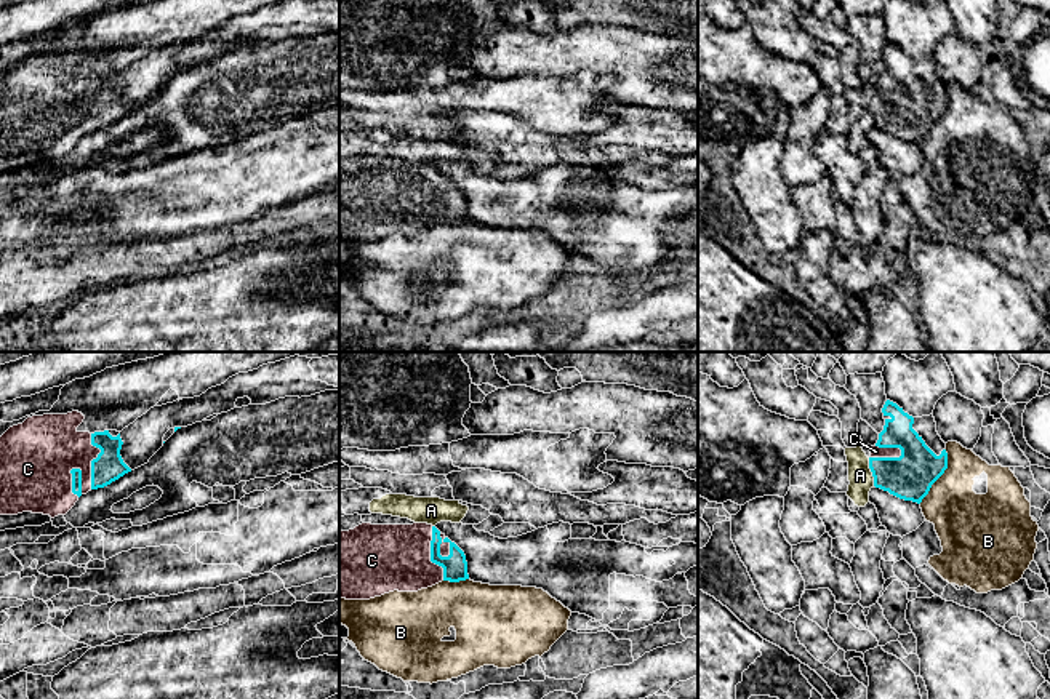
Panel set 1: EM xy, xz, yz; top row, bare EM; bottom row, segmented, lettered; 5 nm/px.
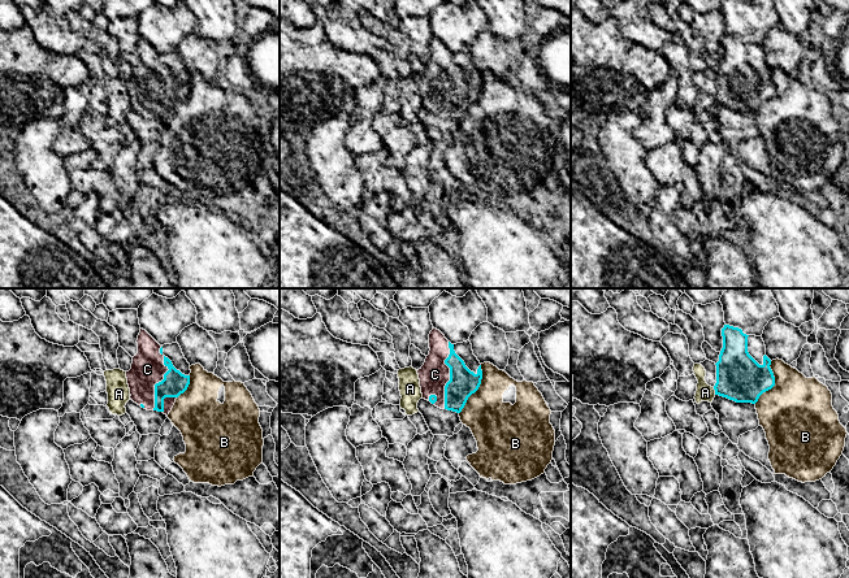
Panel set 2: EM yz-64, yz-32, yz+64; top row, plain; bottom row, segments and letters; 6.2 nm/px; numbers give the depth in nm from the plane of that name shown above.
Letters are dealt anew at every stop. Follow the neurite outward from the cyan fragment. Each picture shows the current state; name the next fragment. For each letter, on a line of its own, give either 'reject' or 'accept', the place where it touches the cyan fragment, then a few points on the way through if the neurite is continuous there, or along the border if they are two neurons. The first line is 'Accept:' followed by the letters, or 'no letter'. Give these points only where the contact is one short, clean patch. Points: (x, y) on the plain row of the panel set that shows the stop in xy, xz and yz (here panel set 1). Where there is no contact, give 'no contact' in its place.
Accept: C
A: reject | yz (871, 112) | along yz (868, 99), (874, 127)
B: reject | yz (940, 117)
C: accept | xy (72, 125)

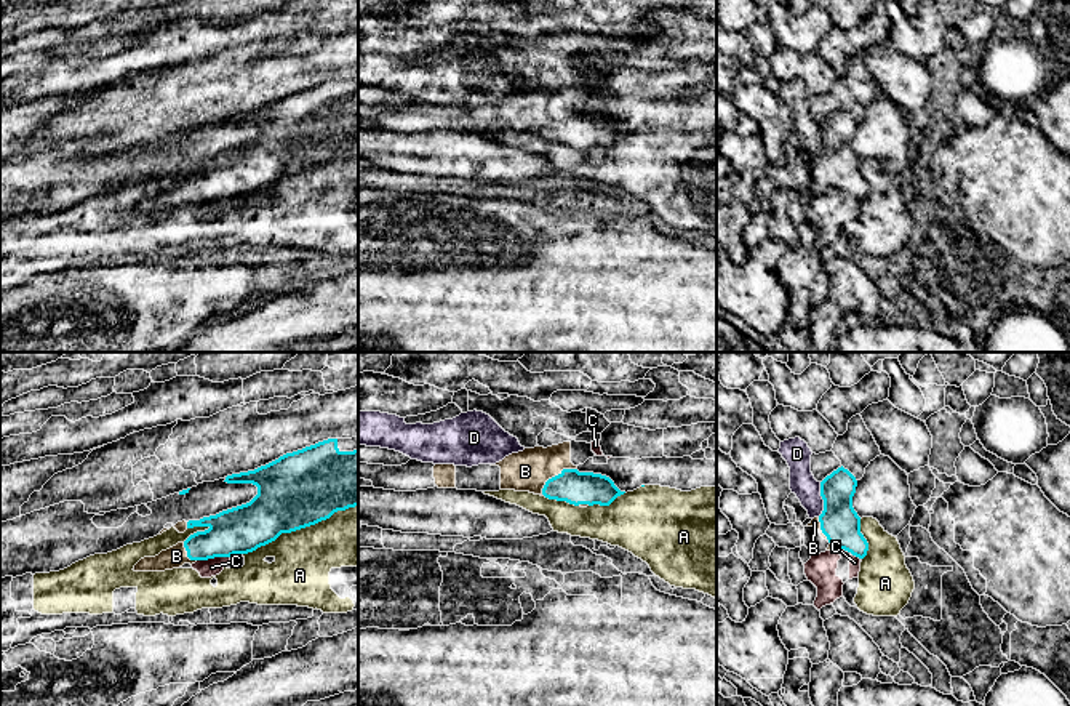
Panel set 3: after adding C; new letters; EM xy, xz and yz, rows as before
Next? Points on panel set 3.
Accept: B
A: reject | xy (299, 170)
B: accept | xz (555, 117) | across xz (574, 128), (555, 117), (547, 112), (525, 112)
C: reject | xy (213, 199) | along xy (229, 197), (197, 202)
D: reject | yz (822, 140)

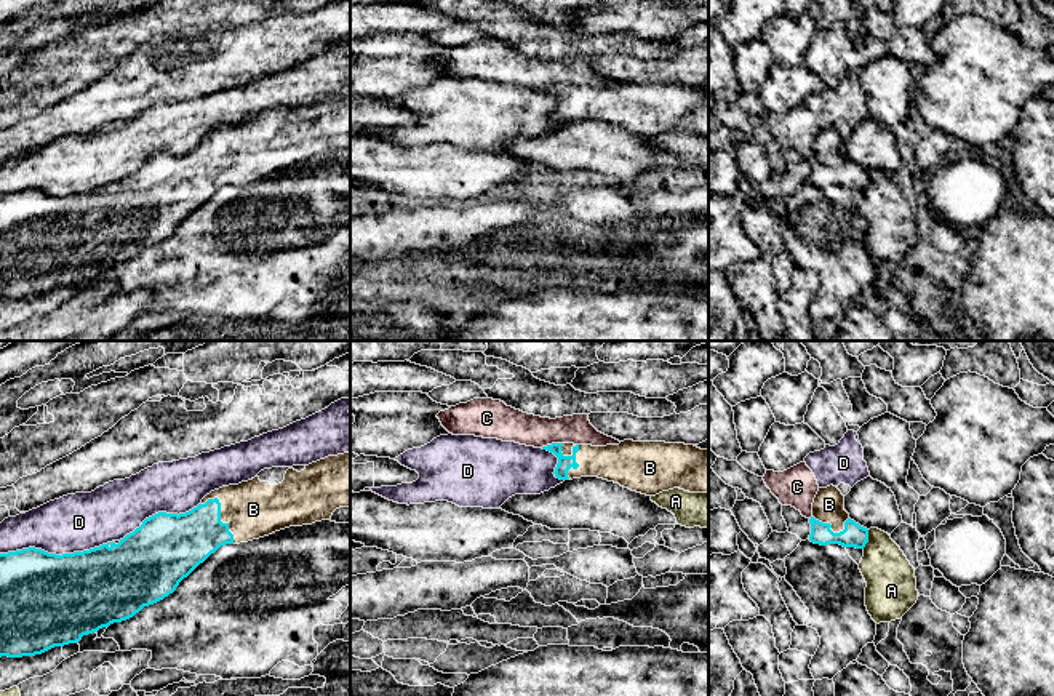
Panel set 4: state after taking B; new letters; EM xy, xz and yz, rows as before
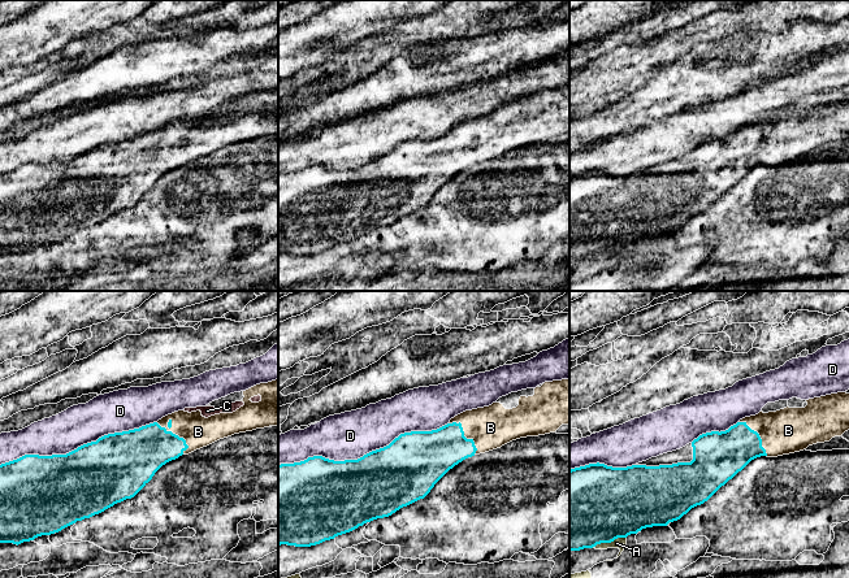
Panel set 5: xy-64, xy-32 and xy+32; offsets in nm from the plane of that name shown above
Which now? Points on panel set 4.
Accept: B
A: reject | yz (867, 181)
B: accept | xz (574, 101) | across xz (565, 104), (574, 101), (624, 104)
C: reject | xz (552, 85)
D: reject | xy (55, 196)

